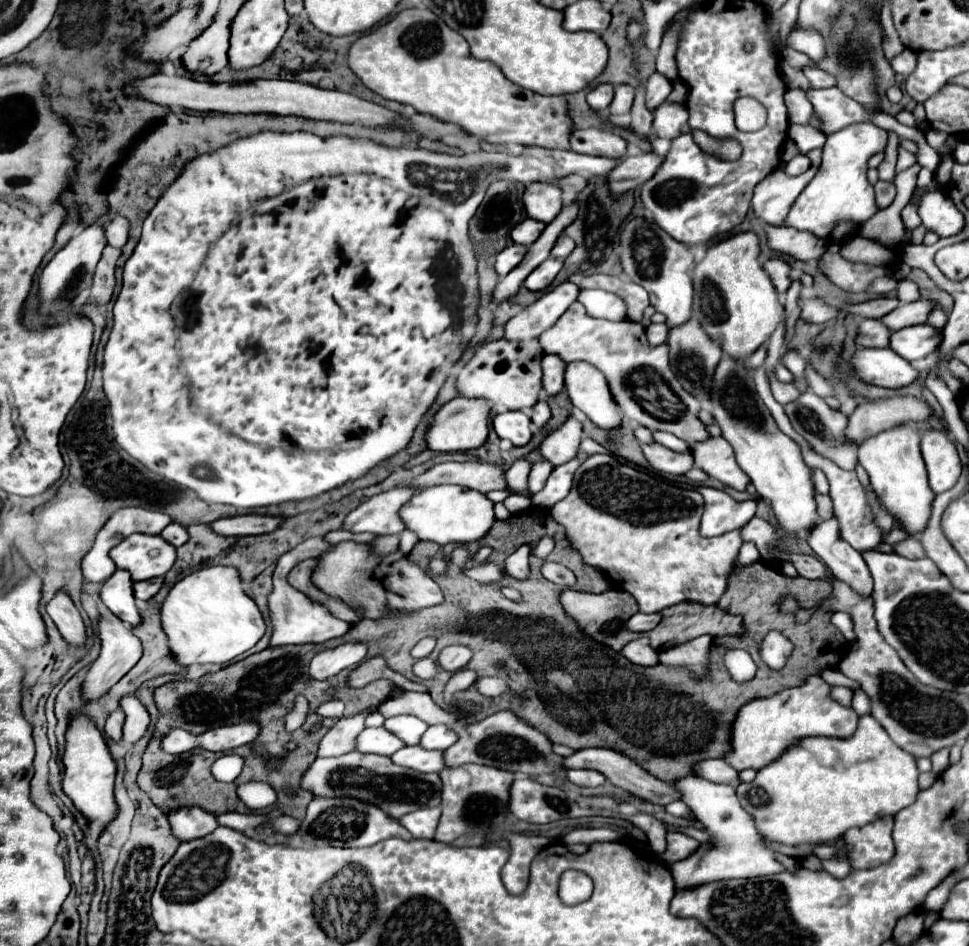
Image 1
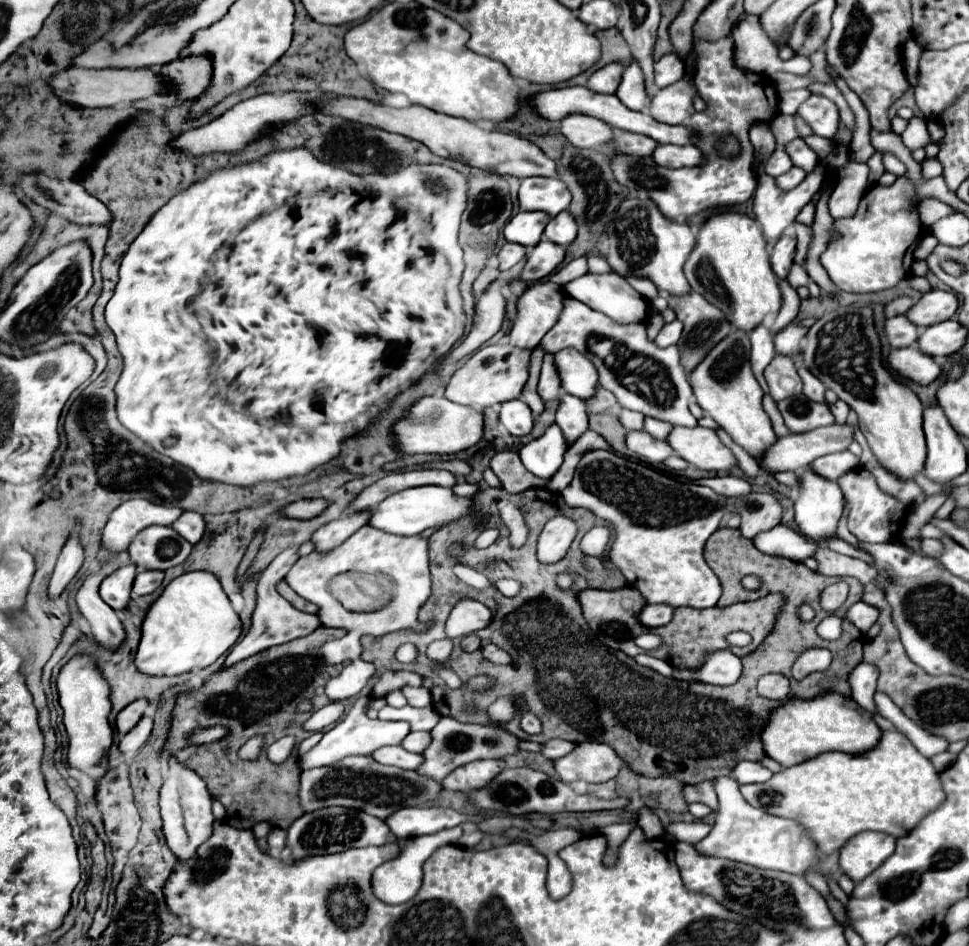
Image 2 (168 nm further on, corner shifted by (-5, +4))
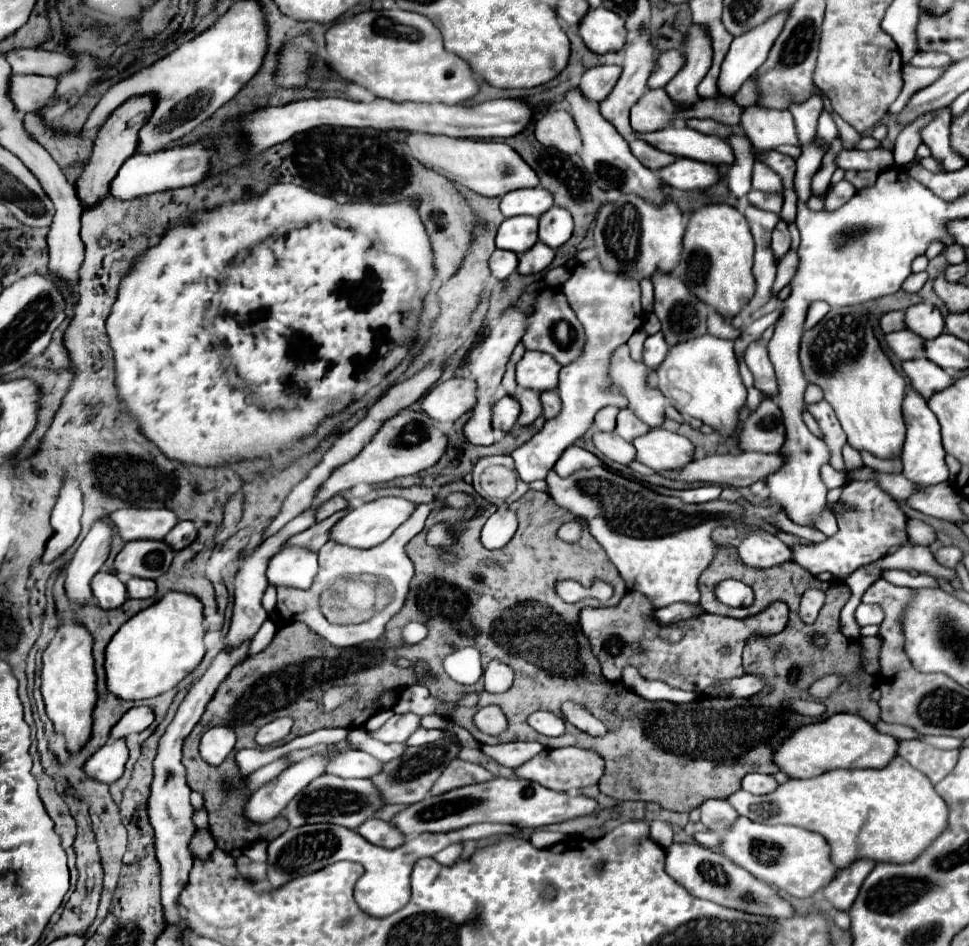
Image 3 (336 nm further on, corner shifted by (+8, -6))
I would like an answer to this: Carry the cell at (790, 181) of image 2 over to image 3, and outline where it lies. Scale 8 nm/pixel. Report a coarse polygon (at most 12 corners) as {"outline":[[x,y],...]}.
{"outline":[[753,189],[747,199],[759,209],[779,213],[783,195]]}

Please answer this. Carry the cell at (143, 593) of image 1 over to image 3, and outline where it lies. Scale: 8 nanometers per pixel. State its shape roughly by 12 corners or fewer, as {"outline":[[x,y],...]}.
{"outline":[[131,577],[125,587],[131,599],[155,595],[155,581]]}

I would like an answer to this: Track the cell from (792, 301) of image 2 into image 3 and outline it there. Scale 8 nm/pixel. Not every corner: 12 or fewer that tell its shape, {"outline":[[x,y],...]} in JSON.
{"outline":[[789,251],[777,265],[771,295],[789,283],[797,267],[797,253]]}

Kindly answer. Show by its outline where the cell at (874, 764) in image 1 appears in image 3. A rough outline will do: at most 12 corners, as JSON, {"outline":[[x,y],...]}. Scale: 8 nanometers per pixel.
{"outline":[[901,757],[727,801],[823,835],[839,869],[907,863],[947,827]]}

